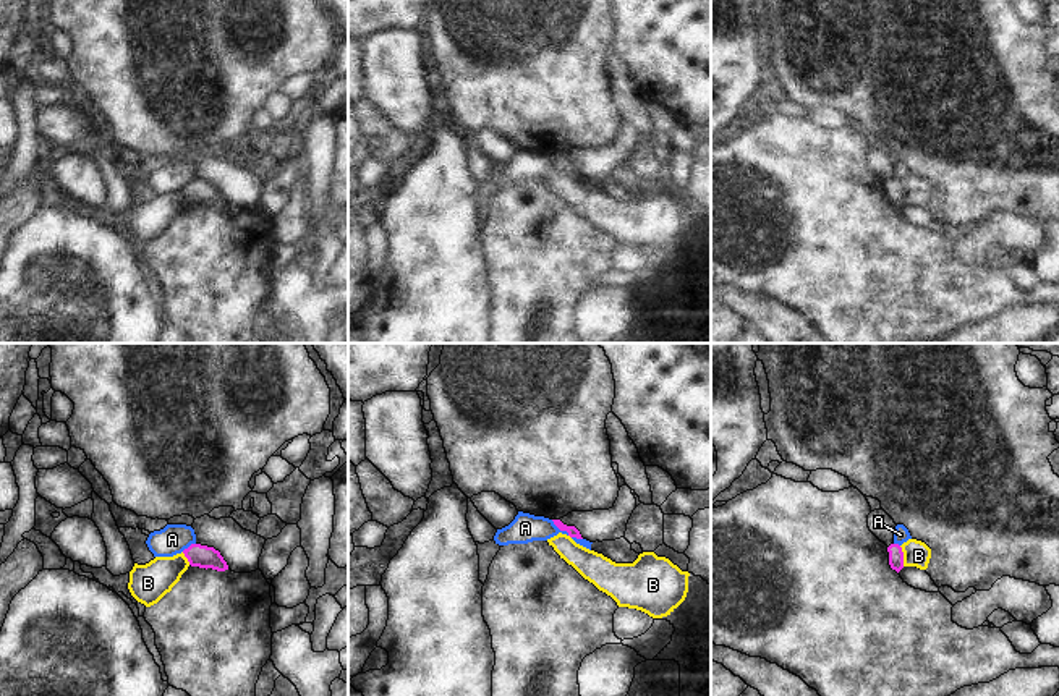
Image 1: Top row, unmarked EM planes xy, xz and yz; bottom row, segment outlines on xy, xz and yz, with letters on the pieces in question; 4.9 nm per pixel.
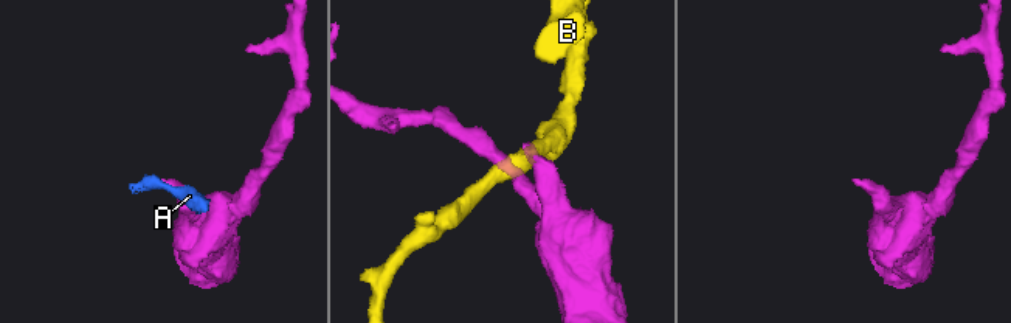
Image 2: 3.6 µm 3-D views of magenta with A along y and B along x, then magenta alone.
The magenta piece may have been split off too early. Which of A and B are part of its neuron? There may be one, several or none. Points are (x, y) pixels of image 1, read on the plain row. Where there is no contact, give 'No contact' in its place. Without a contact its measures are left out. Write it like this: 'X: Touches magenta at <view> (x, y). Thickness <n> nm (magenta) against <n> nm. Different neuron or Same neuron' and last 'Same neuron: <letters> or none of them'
A: Touches magenta at xz (561, 167). Thickness 50 nm (magenta) against 150 nm. Different neuron
B: Touches magenta at yz (902, 193). Thickness 80 nm (magenta) against 130 nm. Different neuron
Same neuron: none of them

